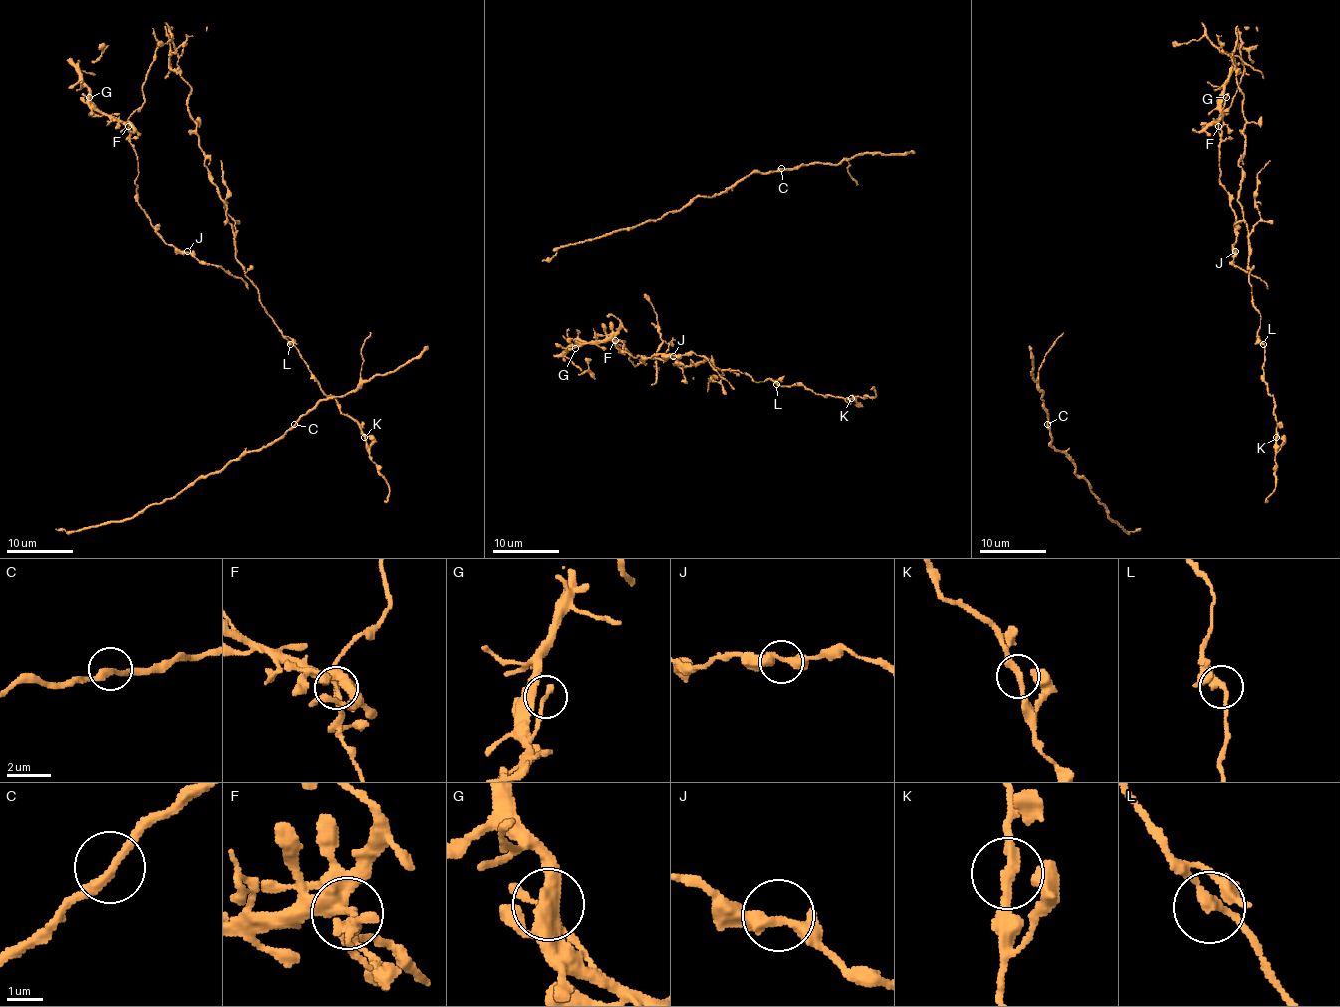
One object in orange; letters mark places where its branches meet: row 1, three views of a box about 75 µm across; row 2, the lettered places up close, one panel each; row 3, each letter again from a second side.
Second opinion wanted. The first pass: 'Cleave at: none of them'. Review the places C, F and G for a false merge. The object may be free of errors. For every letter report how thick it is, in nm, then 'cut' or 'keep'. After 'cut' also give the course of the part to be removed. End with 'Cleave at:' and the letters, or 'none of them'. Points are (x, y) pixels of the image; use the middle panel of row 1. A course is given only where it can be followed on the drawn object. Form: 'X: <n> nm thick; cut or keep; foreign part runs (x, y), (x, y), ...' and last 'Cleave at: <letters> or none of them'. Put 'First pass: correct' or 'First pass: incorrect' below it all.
C: 280 nm thick; keep
F: 320 nm thick; cut
G: 240 nm thick; keep
Cleave at: F
First pass: incorrect

